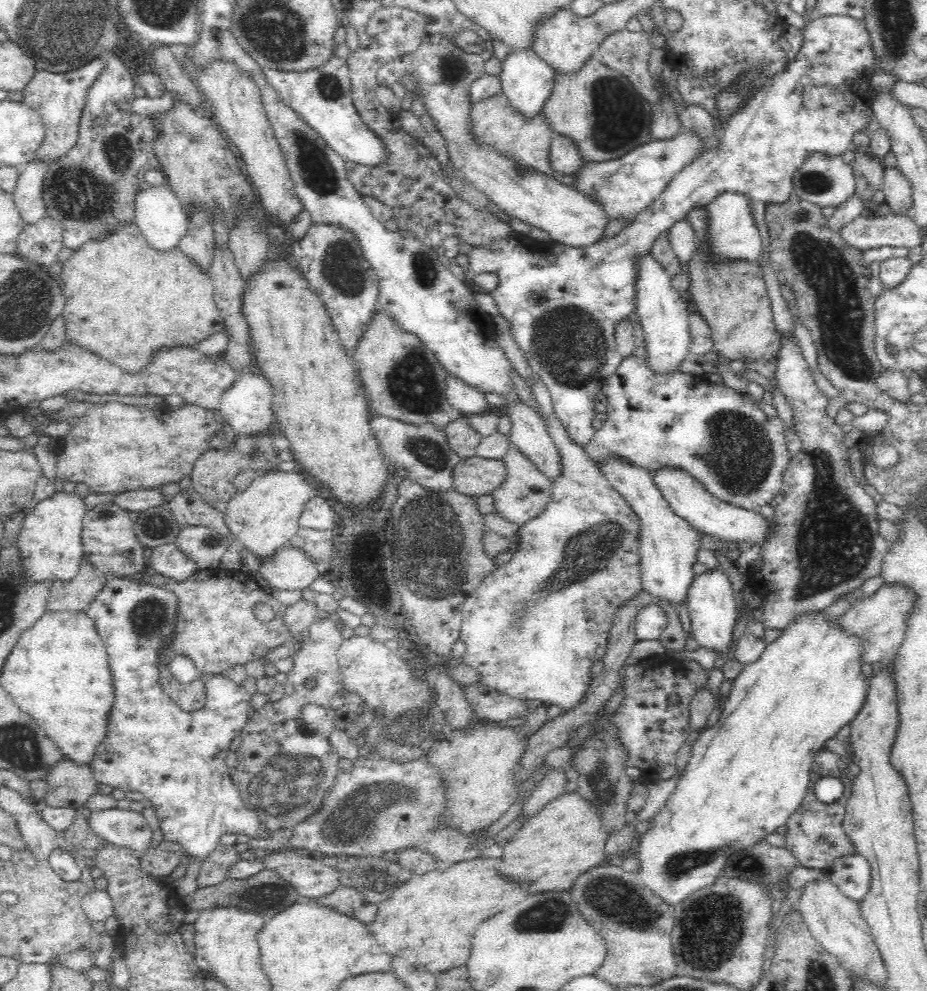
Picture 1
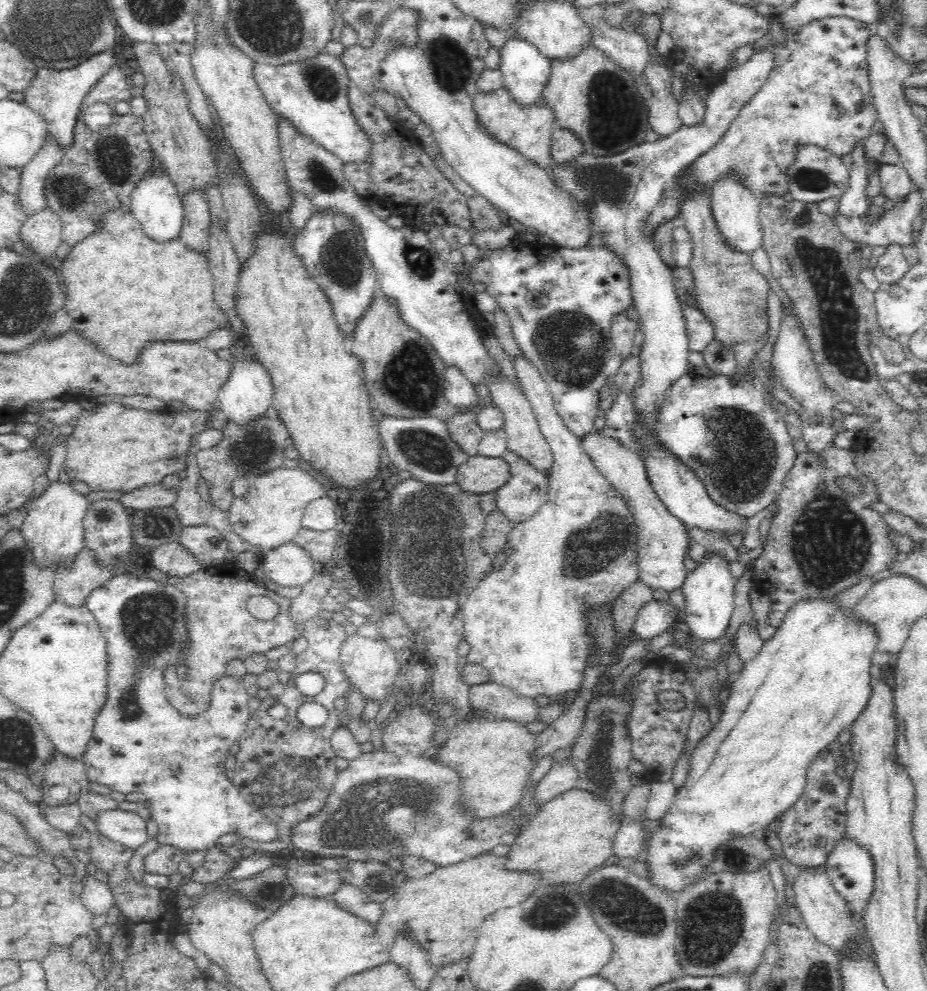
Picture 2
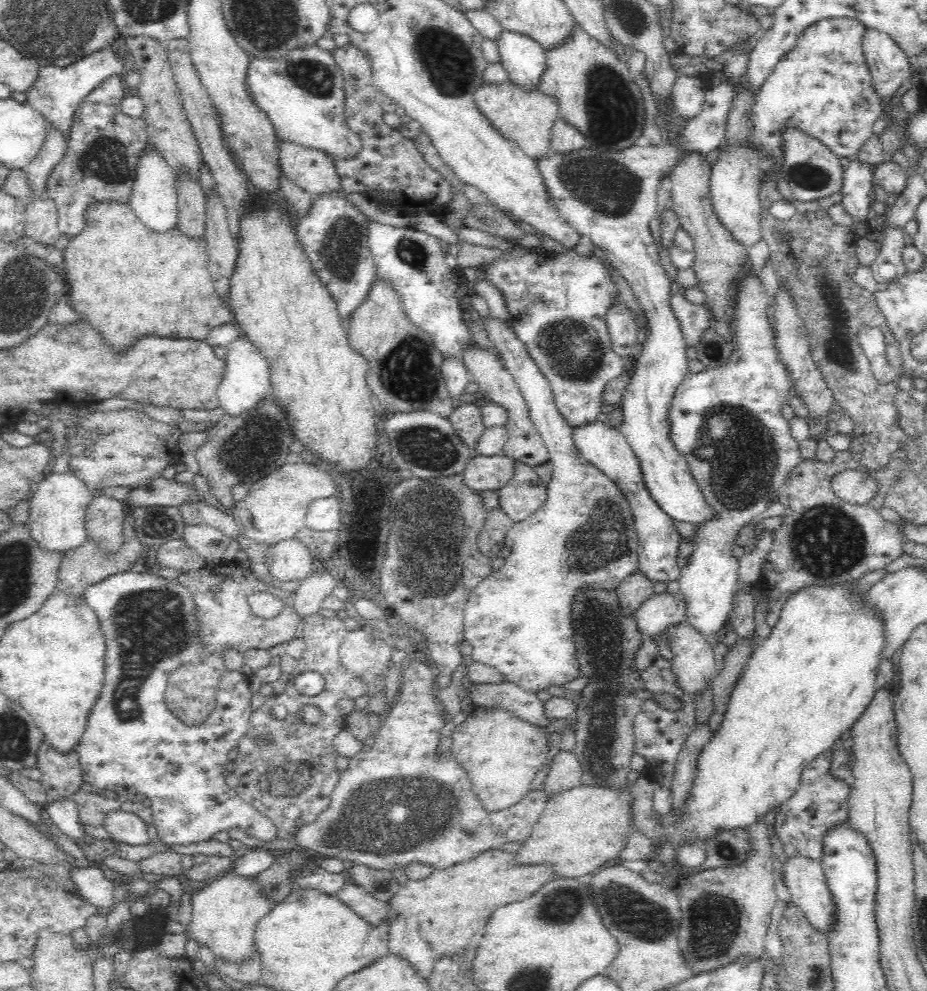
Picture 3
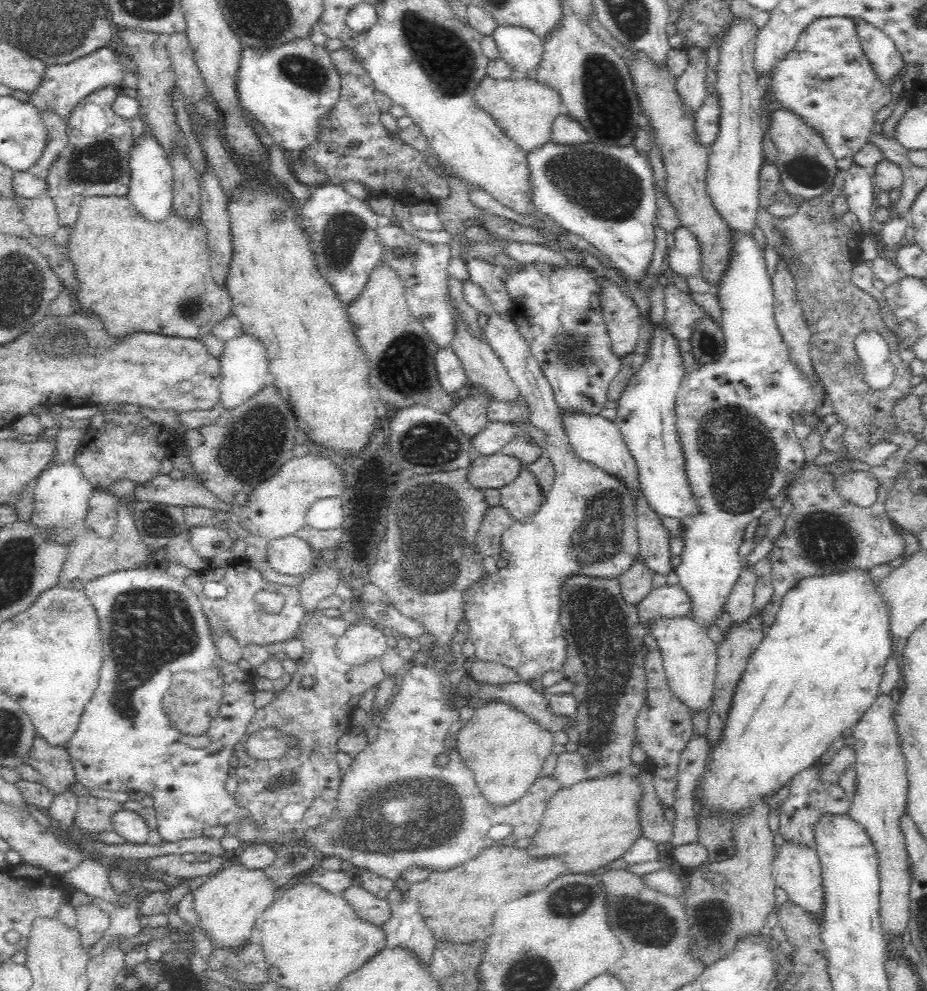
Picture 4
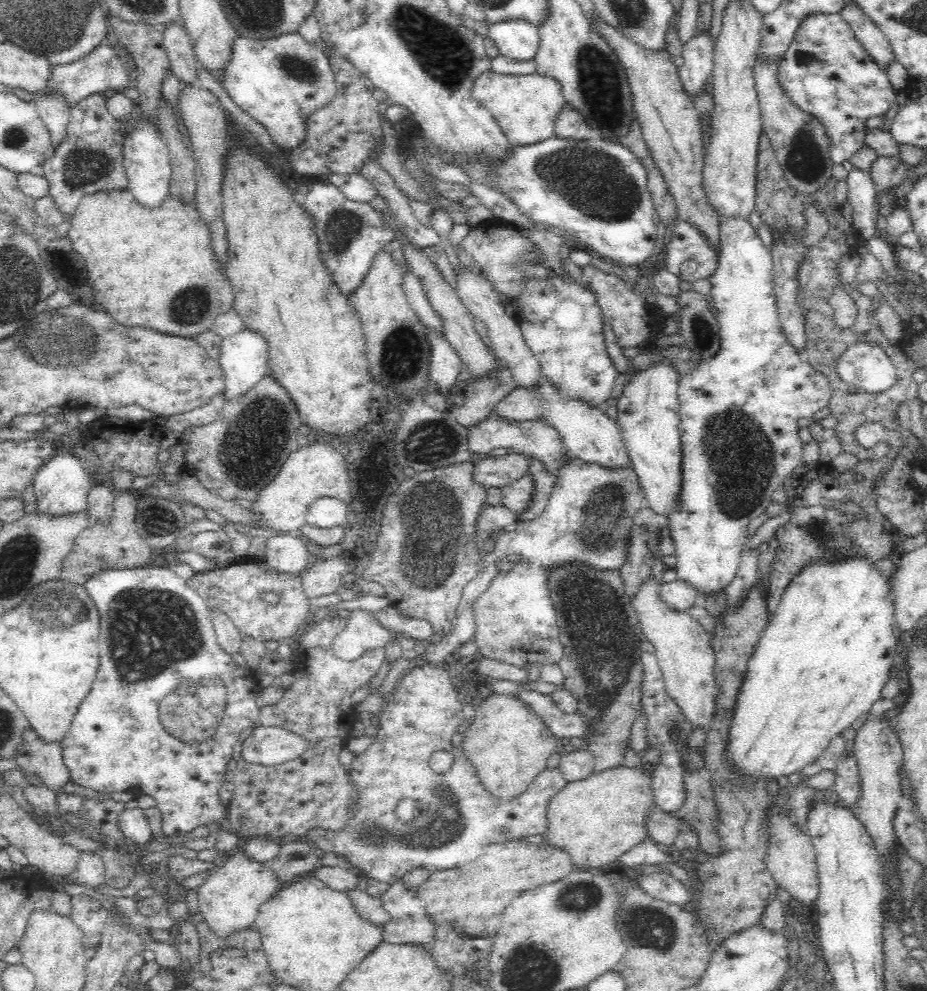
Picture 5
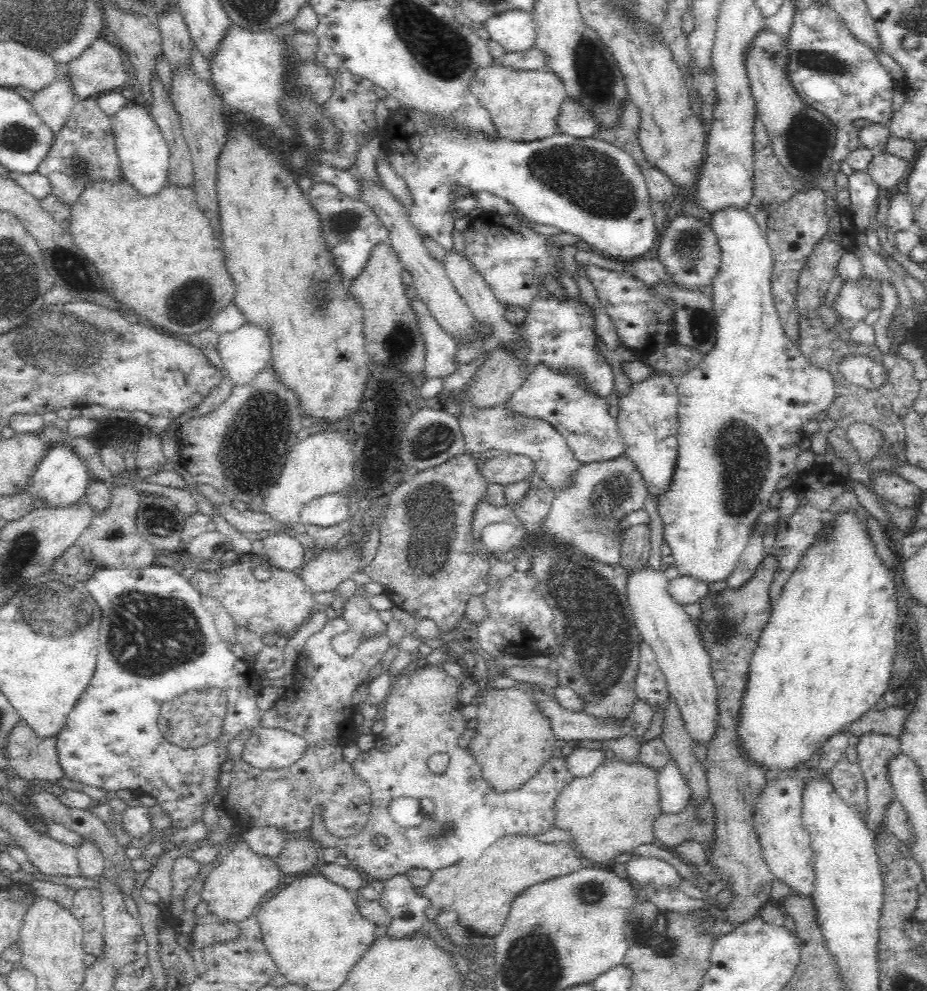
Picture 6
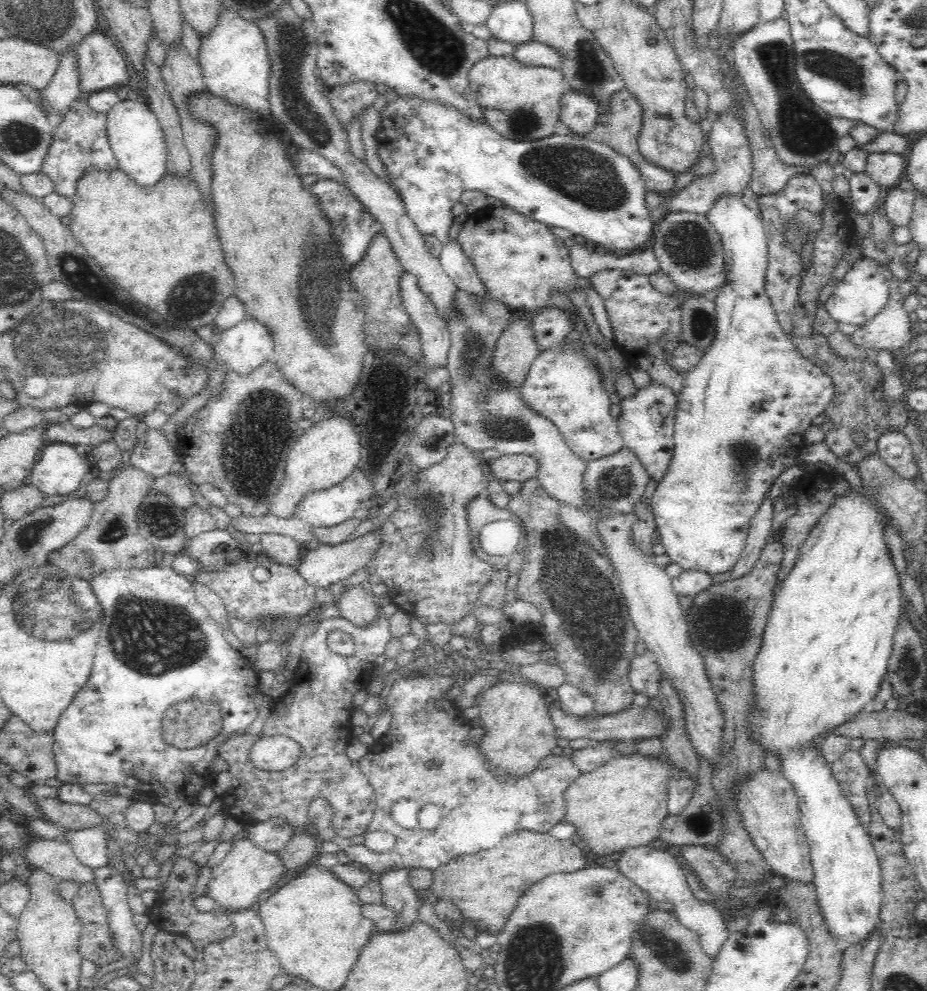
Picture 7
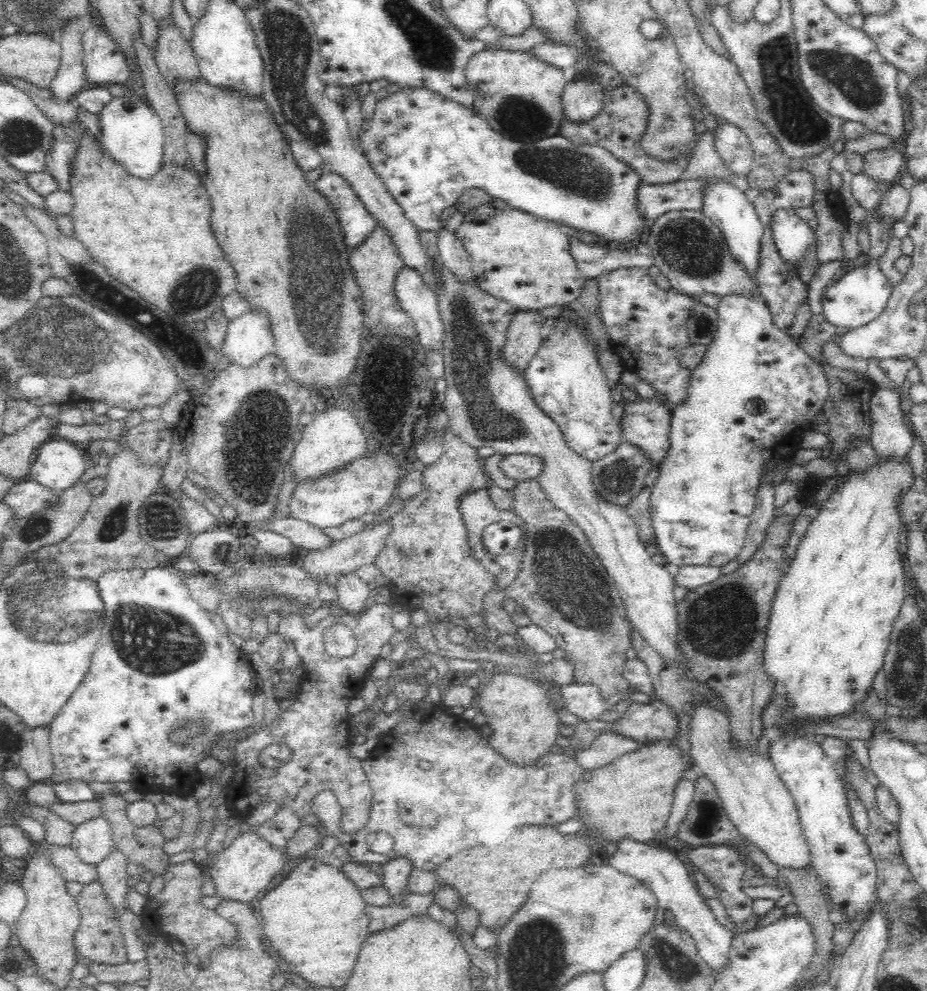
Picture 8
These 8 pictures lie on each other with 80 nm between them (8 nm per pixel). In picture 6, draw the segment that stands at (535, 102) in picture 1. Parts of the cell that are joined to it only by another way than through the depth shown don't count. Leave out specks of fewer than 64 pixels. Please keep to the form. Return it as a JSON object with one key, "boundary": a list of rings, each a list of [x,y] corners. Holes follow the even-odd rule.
{"boundary":[[[509,10],[490,16],[484,25],[489,39],[497,42],[506,53],[526,54],[535,46],[536,23],[527,12]]]}

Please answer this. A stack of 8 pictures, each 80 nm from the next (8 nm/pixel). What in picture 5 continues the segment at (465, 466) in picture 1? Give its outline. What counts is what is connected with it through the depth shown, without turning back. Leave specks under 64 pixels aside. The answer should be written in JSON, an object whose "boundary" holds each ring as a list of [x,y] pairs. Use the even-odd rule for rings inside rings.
{"boundary":[[[515,452],[502,456],[474,457],[472,478],[484,487],[502,488],[518,480],[528,470],[528,458]]]}

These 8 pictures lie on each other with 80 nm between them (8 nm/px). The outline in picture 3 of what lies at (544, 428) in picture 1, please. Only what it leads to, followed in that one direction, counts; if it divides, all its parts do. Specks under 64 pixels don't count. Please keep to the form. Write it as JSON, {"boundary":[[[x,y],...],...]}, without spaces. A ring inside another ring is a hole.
{"boundary":[[[480,347],[466,350],[462,362],[468,369],[470,380],[474,380],[479,385],[486,398],[493,401],[494,404],[502,406],[506,411],[507,419],[504,427],[507,430],[508,438],[504,448],[504,455],[533,467],[542,466],[542,464],[549,462],[549,452],[542,441],[538,429],[536,429],[530,418],[526,399],[522,396],[519,386],[510,374],[510,371],[504,368],[504,364],[499,362],[493,354],[482,350]]]}

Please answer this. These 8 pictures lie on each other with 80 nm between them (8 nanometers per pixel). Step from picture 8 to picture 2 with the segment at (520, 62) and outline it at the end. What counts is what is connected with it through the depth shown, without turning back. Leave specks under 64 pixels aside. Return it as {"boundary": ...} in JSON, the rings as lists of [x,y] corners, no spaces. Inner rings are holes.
{"boundary":[[[498,88],[490,94],[477,94],[473,100],[473,108],[477,118],[478,126],[492,140],[518,152],[525,160],[532,165],[544,169],[548,175],[552,175],[556,168],[552,161],[551,140],[555,128],[555,116],[543,103],[531,108],[523,108],[517,102],[511,100],[505,88]]]}

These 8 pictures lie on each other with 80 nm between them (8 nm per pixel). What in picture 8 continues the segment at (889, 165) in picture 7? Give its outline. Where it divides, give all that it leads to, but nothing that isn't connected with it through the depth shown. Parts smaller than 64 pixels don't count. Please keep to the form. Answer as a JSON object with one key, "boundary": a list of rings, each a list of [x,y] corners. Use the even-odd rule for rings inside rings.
{"boundary":[[[882,148],[864,155],[863,174],[884,187],[898,183],[904,171],[905,156],[895,148]]]}

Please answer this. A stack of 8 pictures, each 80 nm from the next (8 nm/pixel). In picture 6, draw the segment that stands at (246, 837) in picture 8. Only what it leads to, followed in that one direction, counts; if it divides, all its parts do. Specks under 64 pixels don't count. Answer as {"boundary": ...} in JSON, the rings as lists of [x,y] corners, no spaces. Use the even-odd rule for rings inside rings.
{"boundary":[[[246,841],[233,844],[224,853],[222,862],[213,868],[204,882],[200,900],[208,906],[208,912],[216,925],[240,925],[257,914],[266,894],[280,884],[283,876],[273,862],[274,858],[258,856],[250,850]]]}

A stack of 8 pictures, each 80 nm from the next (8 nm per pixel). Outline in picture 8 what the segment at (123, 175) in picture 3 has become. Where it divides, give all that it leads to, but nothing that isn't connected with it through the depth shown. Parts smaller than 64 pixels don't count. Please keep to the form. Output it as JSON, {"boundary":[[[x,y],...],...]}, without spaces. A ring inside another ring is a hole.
{"boundary":[[[75,105],[75,109],[76,112],[73,116],[74,120],[70,120],[69,123],[58,123],[54,126],[53,140],[50,144],[51,147],[48,149],[46,164],[44,164],[44,171],[56,180],[58,191],[62,191],[64,193],[71,193],[71,180],[74,178],[75,163],[78,160],[82,140],[91,136],[98,152],[102,153],[104,157],[107,156],[104,143],[102,143],[100,113],[90,112],[86,110],[86,108],[82,107],[82,105]]]}

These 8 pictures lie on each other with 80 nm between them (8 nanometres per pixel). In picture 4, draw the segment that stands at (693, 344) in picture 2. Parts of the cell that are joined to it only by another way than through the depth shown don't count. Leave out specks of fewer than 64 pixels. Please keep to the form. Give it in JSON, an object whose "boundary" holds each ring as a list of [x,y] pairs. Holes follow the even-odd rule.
{"boundary":[[[665,282],[664,287],[666,303],[664,318],[668,321],[670,331],[680,340],[690,341],[694,334],[694,326],[706,320],[709,315],[702,306],[693,302],[691,296],[678,290],[674,283]]]}

